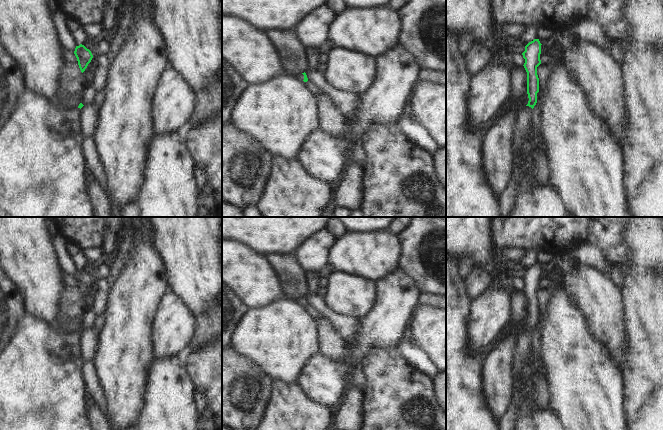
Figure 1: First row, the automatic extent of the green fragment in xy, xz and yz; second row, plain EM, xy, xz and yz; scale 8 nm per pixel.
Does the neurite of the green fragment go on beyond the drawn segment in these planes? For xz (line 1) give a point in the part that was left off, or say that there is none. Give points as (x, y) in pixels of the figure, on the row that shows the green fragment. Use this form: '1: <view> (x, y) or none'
1: xz (300, 77)

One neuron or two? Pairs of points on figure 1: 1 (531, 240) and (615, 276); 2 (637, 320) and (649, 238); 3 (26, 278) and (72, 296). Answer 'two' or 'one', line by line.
1: two
2: one
3: two

